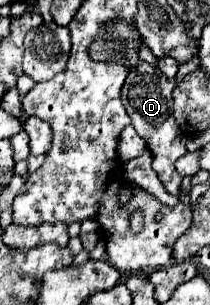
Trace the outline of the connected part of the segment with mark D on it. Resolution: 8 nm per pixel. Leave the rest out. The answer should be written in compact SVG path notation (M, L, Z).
M142 63L136 69L128 71L126 83L122 87L122 105L132 119L132 127L138 131L138 135L146 141L154 155L154 171L158 173L160 181L164 183L166 191L170 195L180 195L180 183L182 177L176 173L174 163L178 157L186 153L186 137L178 135L178 125L172 115L172 89L176 85L176 79L166 79L156 67Z

